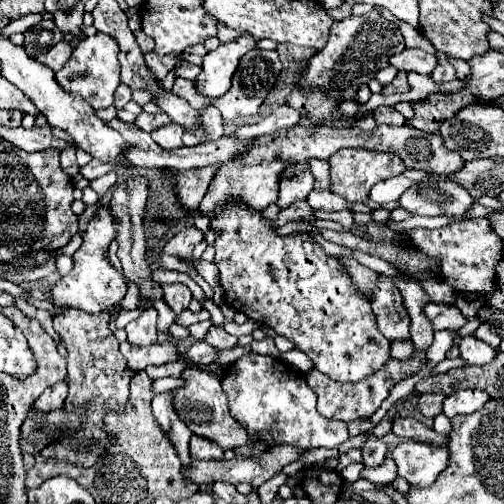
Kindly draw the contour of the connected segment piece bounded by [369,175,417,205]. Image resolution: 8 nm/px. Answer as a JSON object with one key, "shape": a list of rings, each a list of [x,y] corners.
{"shape":[[[405,175],[391,177],[391,179],[375,183],[375,187],[371,187],[369,197],[371,197],[371,201],[383,205],[383,203],[389,203],[389,201],[397,201],[399,195],[403,195],[403,191],[407,191],[413,185],[417,185],[417,183],[411,181],[411,179],[407,179]]]}

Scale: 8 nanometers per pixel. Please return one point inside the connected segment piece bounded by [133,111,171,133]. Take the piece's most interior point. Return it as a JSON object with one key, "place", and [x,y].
{"place":[147,122]}

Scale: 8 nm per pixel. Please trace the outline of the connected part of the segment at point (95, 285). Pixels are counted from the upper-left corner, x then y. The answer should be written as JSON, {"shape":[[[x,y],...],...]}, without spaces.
{"shape":[[[101,207],[99,217],[89,221],[89,225],[87,225],[87,229],[83,233],[83,243],[73,255],[73,261],[75,261],[73,271],[67,273],[65,277],[61,277],[47,291],[57,307],[63,307],[63,311],[65,309],[81,309],[85,313],[97,315],[97,313],[103,313],[103,311],[111,311],[111,307],[117,305],[125,297],[125,293],[127,293],[125,275],[119,273],[119,269],[115,269],[103,257],[103,253],[107,251],[107,247],[115,239],[115,235],[117,235],[115,219],[111,217],[109,207]]]}

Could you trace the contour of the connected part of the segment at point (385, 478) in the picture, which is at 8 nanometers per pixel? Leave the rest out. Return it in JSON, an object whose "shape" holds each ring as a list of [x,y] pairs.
{"shape":[[[385,459],[385,463],[379,465],[379,467],[373,467],[373,469],[371,467],[363,467],[361,477],[371,481],[371,483],[375,483],[375,485],[377,483],[389,483],[389,481],[393,481],[397,477],[397,467],[395,467],[393,459]]]}

